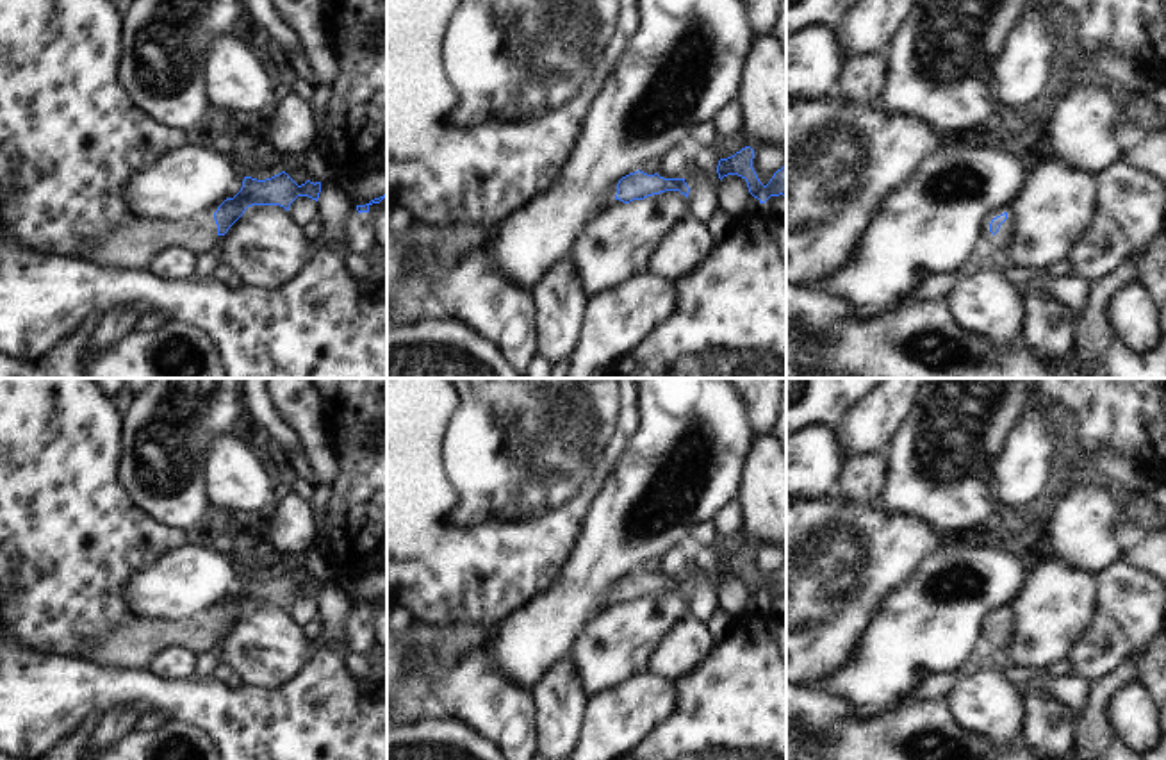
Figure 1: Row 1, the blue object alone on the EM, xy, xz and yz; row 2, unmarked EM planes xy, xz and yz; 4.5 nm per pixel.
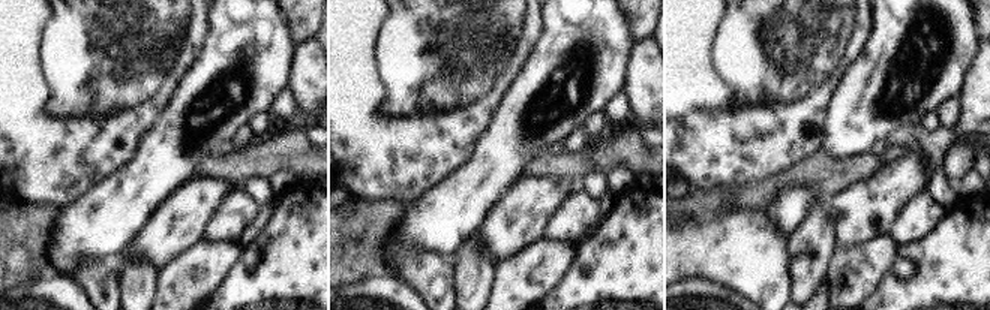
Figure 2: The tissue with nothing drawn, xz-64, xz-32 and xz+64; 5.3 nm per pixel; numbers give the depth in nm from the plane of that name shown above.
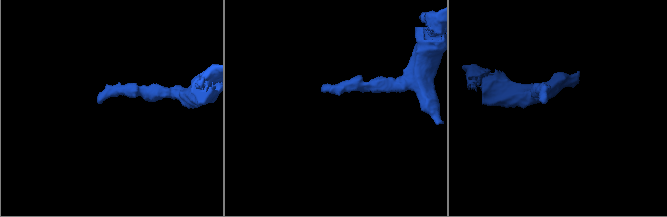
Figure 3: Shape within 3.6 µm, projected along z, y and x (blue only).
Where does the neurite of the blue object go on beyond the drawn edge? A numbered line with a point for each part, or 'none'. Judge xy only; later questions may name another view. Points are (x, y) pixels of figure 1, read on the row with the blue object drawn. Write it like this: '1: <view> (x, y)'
1: xy (131, 245)

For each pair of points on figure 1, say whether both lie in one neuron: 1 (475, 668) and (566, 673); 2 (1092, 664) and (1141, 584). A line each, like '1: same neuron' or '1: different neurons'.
1: different neurons
2: same neuron

